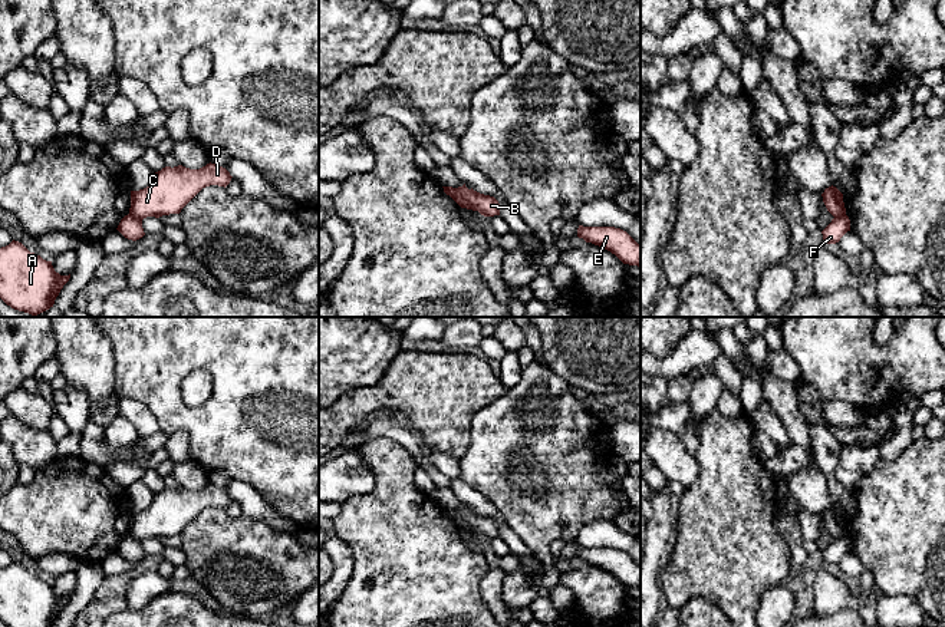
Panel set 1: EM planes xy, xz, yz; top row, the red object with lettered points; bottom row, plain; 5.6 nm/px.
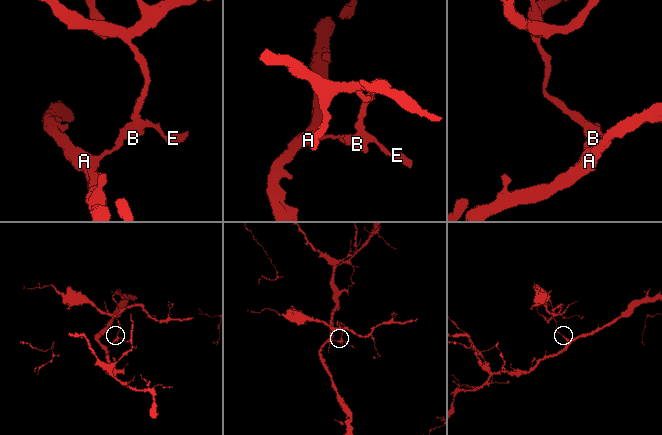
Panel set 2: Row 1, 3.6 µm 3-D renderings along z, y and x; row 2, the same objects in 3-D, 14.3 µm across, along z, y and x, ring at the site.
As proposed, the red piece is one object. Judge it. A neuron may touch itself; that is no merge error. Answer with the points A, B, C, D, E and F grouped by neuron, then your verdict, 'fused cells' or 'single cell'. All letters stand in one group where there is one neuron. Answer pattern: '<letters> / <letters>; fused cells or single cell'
A F / B C D E; fused cells

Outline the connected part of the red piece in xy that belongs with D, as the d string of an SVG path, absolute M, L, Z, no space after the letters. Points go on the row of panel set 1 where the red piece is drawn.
M211 162L200 169L182 165L165 166L155 172L146 188L131 191L129 214L139 220L180 214L202 188L210 185L225 188L231 178L225 168Z

